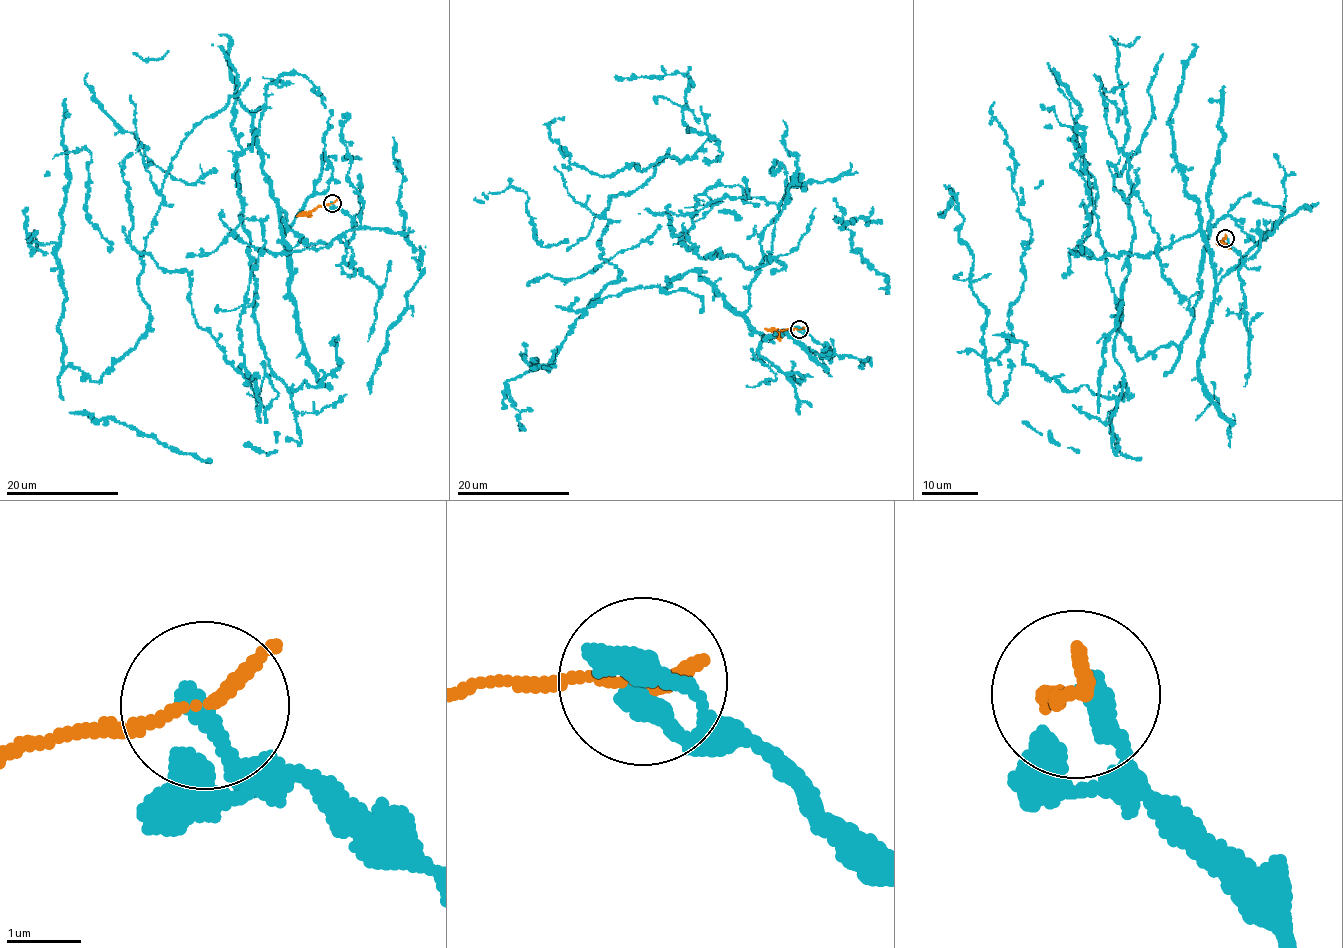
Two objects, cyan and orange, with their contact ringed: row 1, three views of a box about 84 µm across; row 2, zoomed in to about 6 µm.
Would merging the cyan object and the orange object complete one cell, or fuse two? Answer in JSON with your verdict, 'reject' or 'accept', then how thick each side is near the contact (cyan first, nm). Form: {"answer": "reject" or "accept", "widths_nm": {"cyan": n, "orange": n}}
{"answer": "reject", "widths_nm": {"cyan": 300, "orange": 190}}

